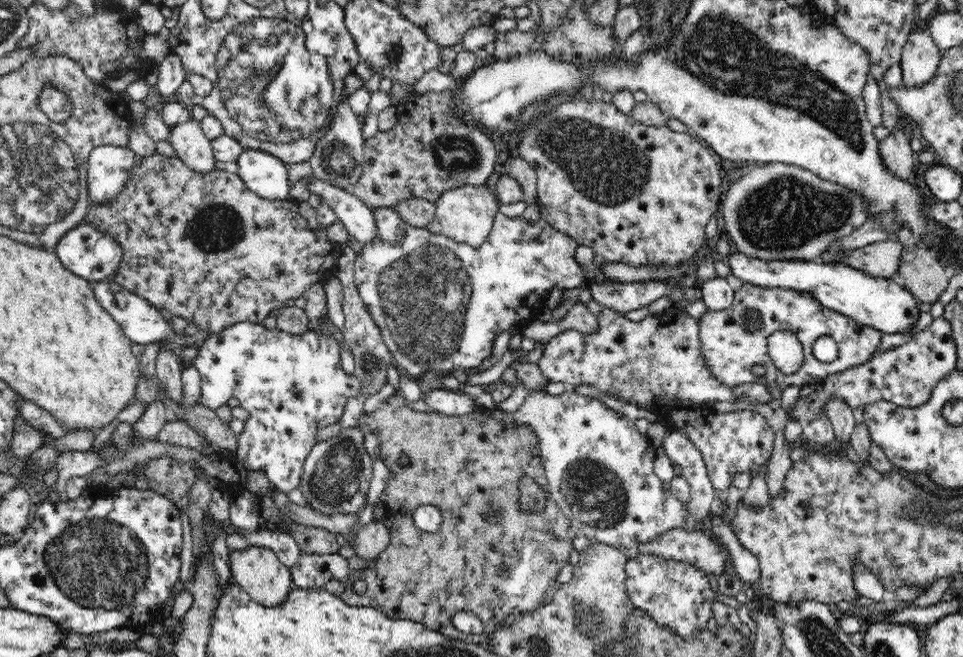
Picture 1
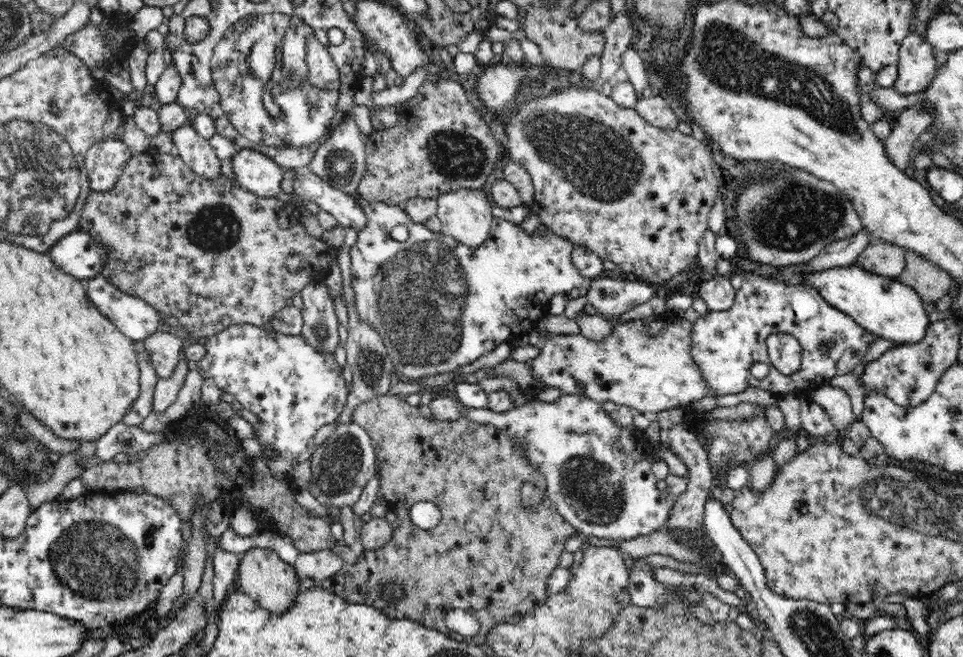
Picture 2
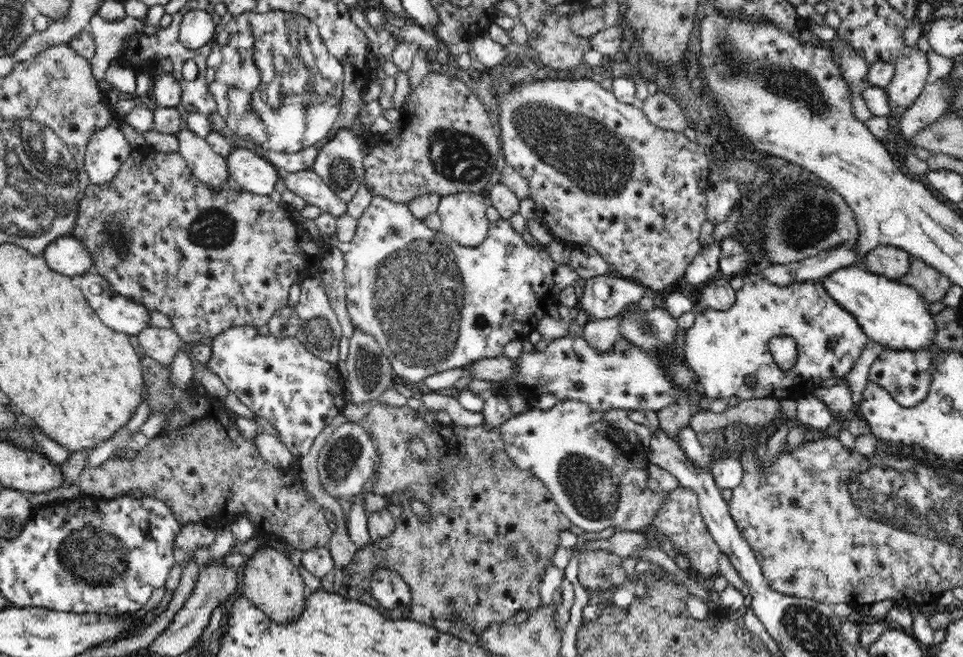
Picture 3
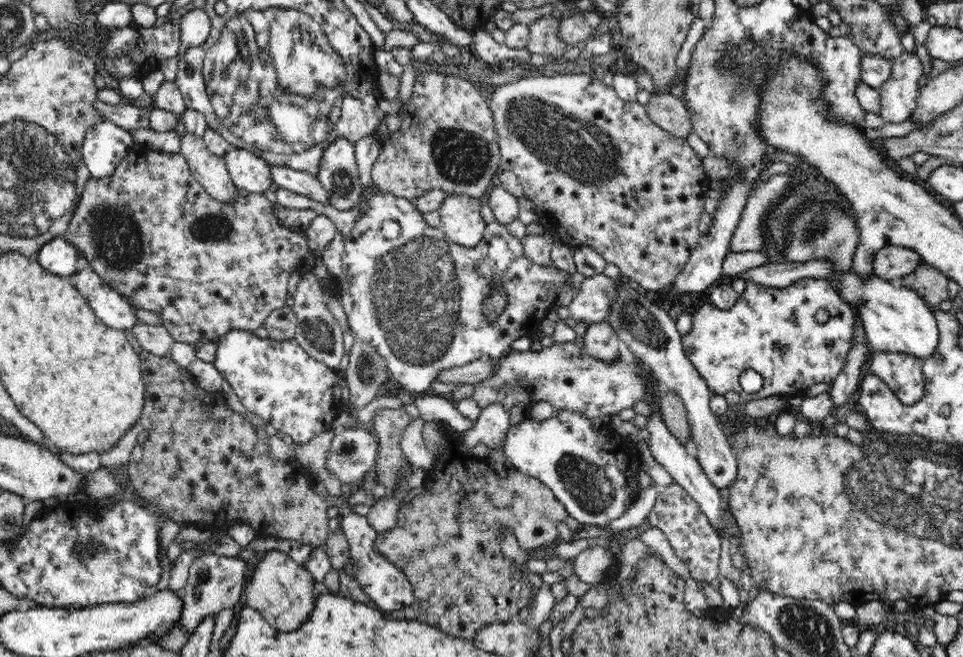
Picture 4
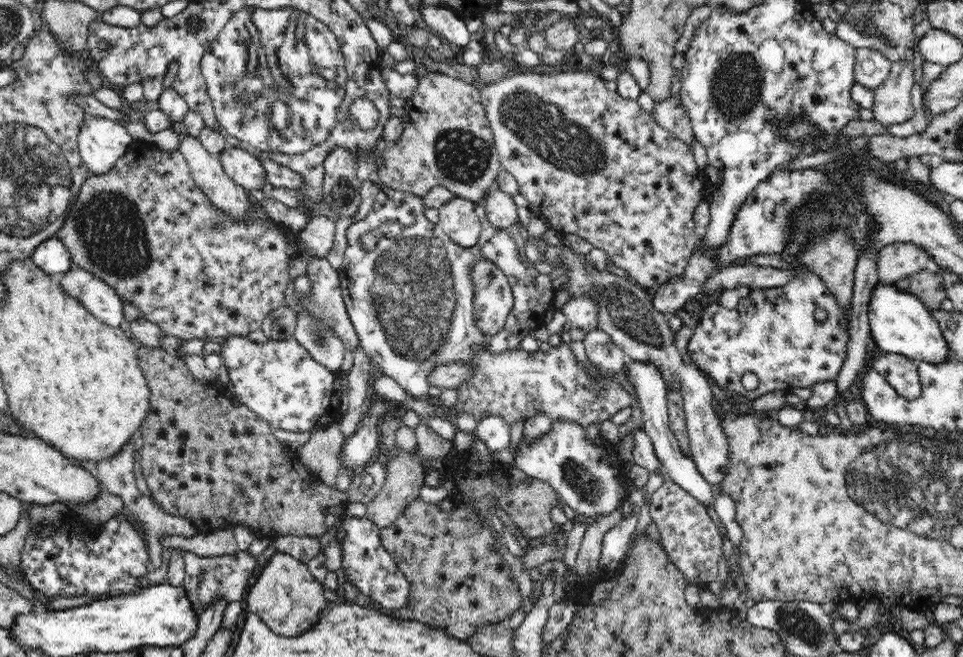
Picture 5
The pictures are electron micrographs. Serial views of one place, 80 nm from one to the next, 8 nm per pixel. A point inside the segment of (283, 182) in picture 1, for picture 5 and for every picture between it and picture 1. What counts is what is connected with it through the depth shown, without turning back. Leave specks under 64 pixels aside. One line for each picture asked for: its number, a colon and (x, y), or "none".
2: (255, 171)
3: (254, 173)
4: (247, 170)
5: (243, 167)

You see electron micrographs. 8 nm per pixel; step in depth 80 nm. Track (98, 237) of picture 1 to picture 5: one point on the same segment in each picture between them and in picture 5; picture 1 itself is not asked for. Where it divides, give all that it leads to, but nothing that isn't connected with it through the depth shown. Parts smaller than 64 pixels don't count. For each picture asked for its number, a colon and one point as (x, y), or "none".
2: (78, 254)
3: (68, 256)
4: (58, 257)
5: (52, 256)

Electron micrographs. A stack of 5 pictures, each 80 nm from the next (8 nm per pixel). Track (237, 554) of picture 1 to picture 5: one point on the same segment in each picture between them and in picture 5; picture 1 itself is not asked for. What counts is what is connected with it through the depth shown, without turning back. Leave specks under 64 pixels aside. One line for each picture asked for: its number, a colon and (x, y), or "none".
2: (273, 584)
3: (272, 582)
4: (281, 591)
5: (286, 597)

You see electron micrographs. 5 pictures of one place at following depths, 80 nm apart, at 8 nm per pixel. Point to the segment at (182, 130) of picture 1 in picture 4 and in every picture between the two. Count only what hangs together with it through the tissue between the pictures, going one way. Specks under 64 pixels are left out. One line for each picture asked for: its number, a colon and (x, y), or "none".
2: (197, 153)
3: (211, 169)
4: (210, 171)

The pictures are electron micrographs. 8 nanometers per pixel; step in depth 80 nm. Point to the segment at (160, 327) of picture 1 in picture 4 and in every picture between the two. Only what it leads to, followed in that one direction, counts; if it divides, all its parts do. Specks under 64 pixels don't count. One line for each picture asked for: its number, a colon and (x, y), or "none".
2: (134, 317)
3: (125, 316)
4: (111, 308)

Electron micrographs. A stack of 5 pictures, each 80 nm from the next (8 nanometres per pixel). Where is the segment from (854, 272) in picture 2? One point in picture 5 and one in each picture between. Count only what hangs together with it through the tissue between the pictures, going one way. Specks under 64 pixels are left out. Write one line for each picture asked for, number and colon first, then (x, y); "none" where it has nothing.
3: (893, 314)
4: (895, 318)
5: (900, 323)

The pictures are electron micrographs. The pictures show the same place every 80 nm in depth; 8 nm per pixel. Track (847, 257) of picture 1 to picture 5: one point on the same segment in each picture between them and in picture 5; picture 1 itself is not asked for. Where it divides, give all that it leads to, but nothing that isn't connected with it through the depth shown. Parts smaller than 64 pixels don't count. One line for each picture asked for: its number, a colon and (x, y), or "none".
2: (885, 259)
3: (892, 262)
4: (891, 263)
5: (894, 262)

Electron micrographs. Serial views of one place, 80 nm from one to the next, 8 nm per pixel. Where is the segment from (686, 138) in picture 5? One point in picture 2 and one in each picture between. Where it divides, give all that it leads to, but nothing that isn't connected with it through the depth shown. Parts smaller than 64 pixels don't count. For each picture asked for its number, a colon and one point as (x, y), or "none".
2: (655, 110)
3: (660, 108)
4: (664, 109)

